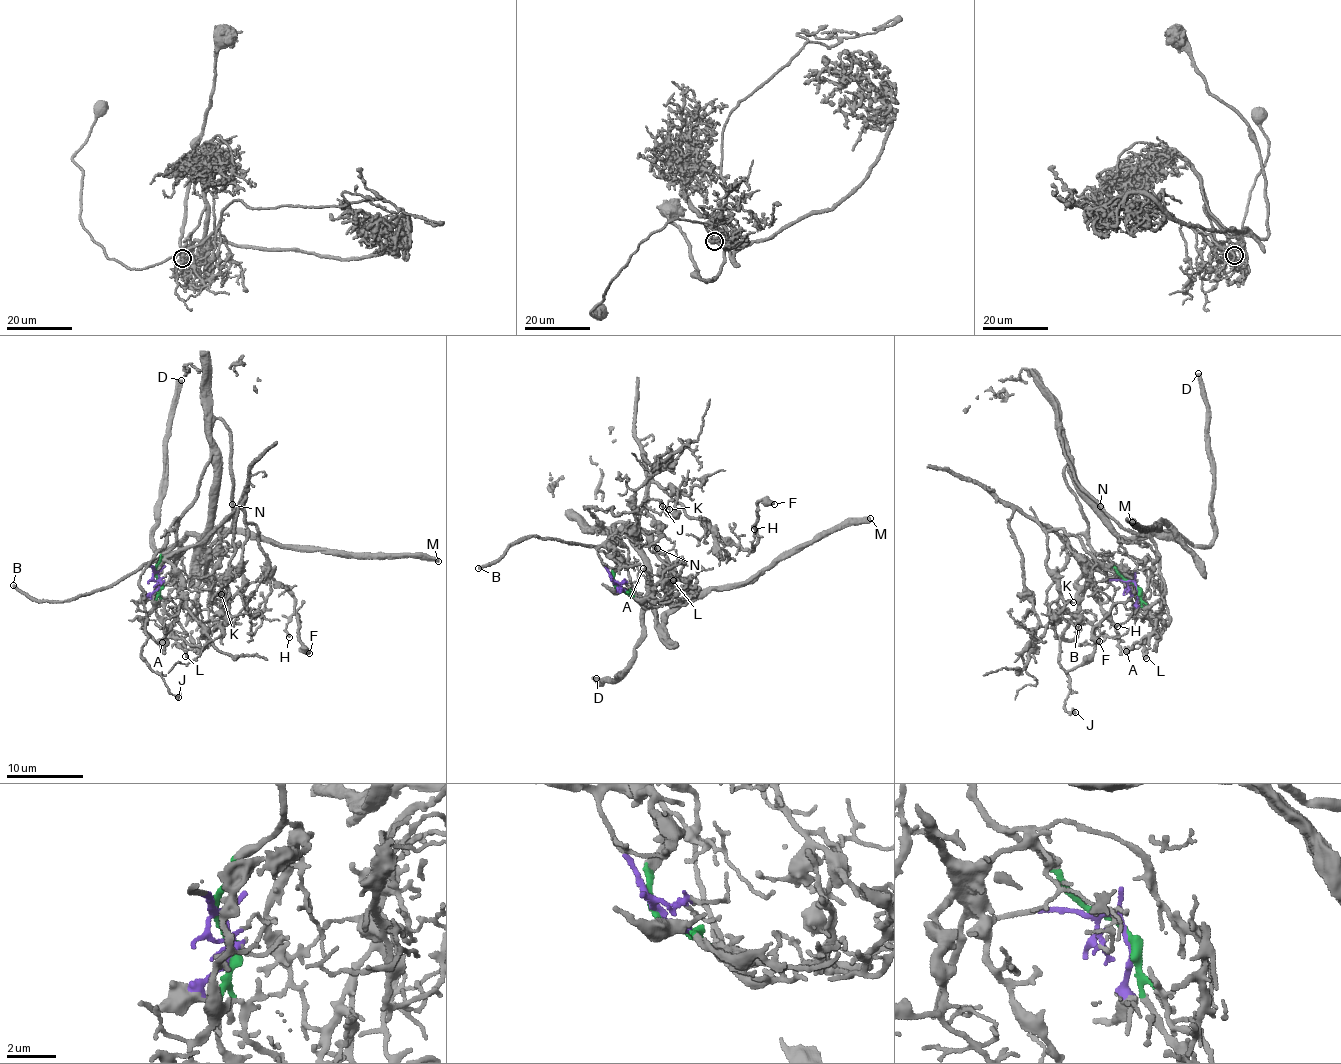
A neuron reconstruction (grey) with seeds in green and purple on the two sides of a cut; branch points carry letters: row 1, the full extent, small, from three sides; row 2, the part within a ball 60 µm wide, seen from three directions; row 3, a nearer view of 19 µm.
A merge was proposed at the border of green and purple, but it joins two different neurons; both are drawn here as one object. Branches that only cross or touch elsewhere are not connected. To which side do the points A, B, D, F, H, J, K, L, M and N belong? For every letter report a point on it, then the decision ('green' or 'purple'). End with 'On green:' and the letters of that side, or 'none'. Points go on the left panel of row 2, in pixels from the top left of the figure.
A: place (162, 642); green
B: place (13, 585); purple
D: place (181, 380); green
F: place (309, 653); purple
H: place (289, 637); purple
J: place (178, 697); green
K: place (221, 594); purple
L: place (185, 656); green
M: place (438, 561); green
N: place (232, 504); green
On green: A, D, J, L, M, N

